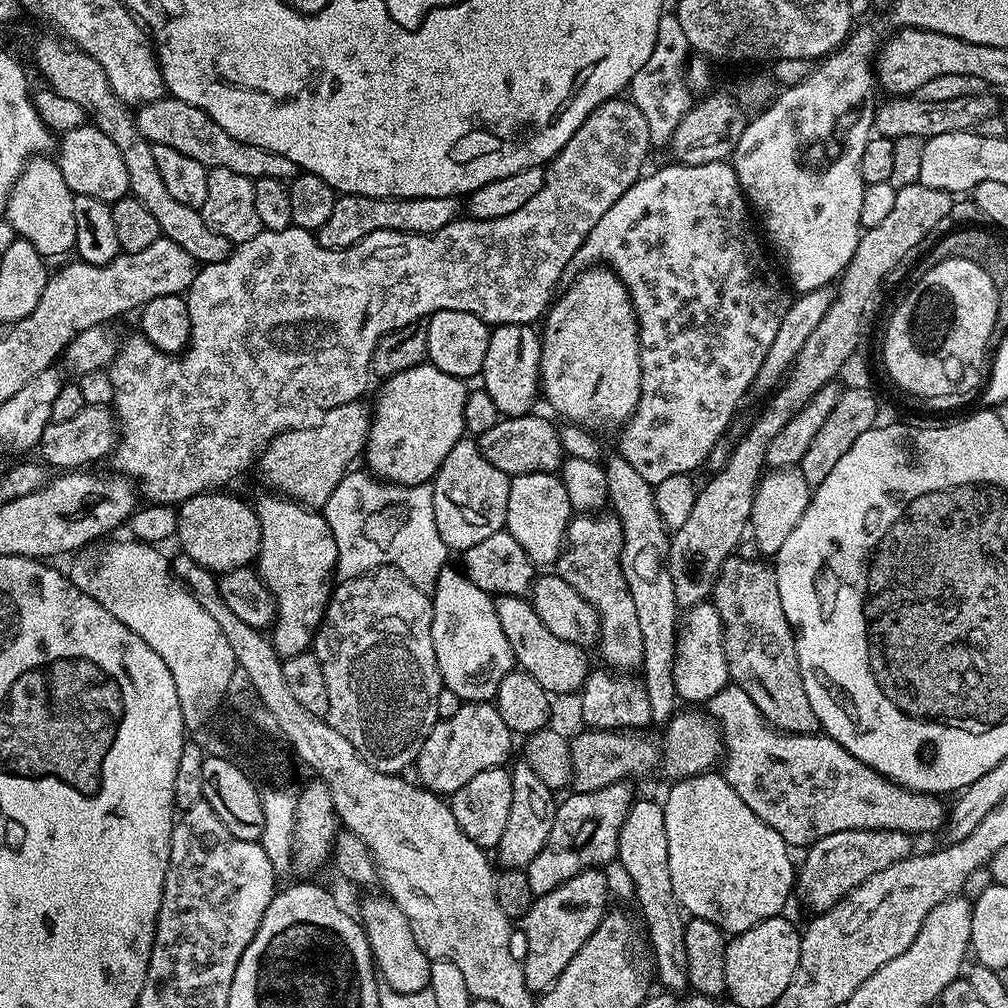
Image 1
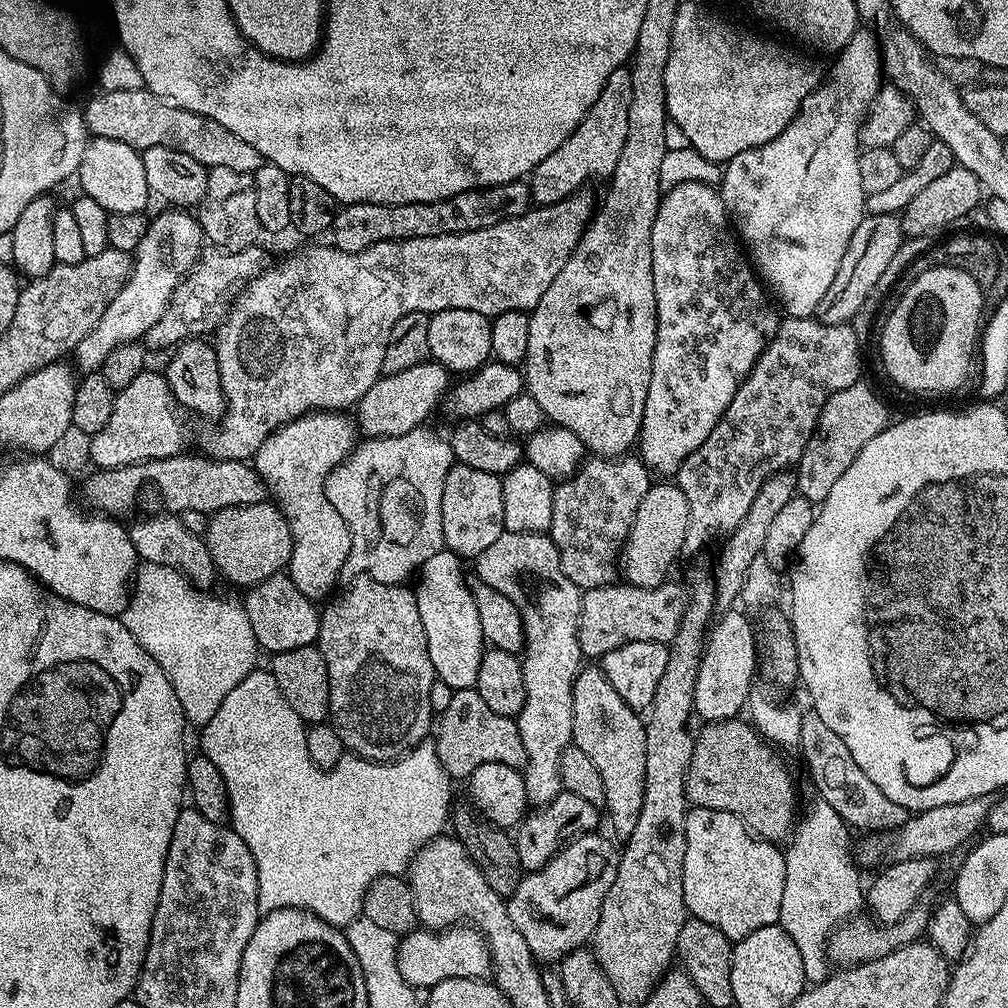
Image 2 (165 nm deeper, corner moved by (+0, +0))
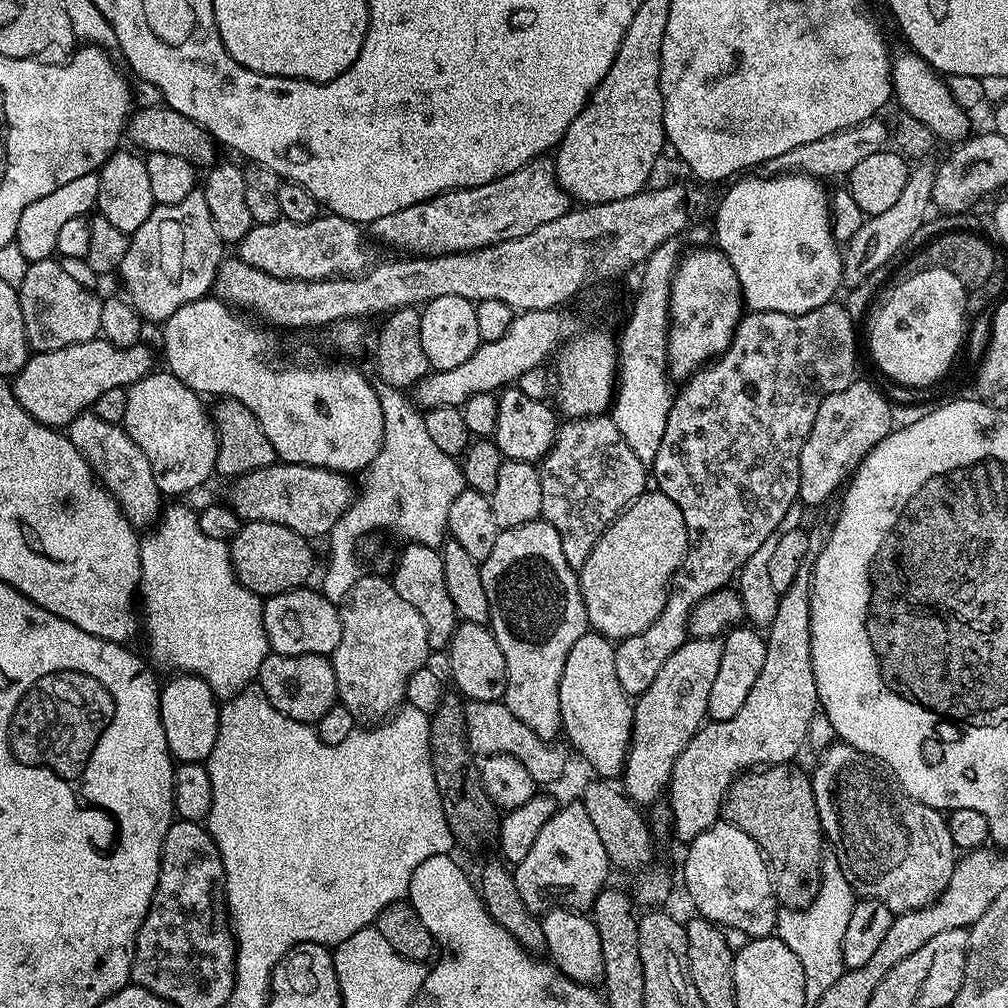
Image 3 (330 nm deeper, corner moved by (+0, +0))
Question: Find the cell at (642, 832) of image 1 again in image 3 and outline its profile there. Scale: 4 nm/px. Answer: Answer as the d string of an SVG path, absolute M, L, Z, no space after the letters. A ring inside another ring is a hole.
M591 630L584 632L582 638L574 642L574 647L566 657L562 682L558 682L558 706L563 735L568 735L577 754L600 778L616 778L623 773L628 744L632 741L634 704L618 683L614 667L615 653L613 641Z

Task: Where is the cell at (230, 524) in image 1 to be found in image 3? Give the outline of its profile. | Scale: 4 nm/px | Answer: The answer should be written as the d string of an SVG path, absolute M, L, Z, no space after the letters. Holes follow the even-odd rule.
M250 520L241 523L238 534L230 542L236 581L261 598L305 587L312 572L312 548L308 544L311 544L309 537L299 536L294 530L274 522Z

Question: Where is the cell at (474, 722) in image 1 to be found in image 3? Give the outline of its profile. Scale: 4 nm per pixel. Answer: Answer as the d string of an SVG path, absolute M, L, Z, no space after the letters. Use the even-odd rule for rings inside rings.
M469 700L464 705L464 725L466 726L466 738L468 748L477 757L497 756L506 754L510 758L518 758L522 766L530 773L530 778L538 786L548 786L552 784L564 772L564 767L568 764L568 756L560 748L555 748L555 743L538 738L526 722L518 722L514 714L499 700L494 702L478 702Z

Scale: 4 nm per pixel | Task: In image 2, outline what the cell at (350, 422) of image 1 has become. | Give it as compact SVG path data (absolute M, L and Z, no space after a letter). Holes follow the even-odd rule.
M425 362L410 366L410 370L398 370L393 376L381 375L379 380L362 394L359 404L354 408L354 423L365 437L401 436L415 432L420 424L440 404L440 399L450 392L450 373L435 362Z

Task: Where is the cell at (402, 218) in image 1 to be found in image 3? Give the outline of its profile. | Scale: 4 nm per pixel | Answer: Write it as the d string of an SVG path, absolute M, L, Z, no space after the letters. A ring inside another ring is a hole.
M547 155L526 162L518 170L473 188L455 188L429 200L406 206L395 214L386 214L370 226L371 239L377 245L397 248L397 253L414 256L453 256L456 252L474 252L510 238L522 238L554 218L570 211L570 198L558 182L556 161Z

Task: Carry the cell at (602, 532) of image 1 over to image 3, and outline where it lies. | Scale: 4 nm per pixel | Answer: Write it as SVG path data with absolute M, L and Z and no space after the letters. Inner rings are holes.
M601 414L565 419L556 429L552 449L538 467L542 478L541 517L558 530L566 562L579 570L594 550L594 542L646 490L646 466L638 462L638 454L630 450L611 415Z

